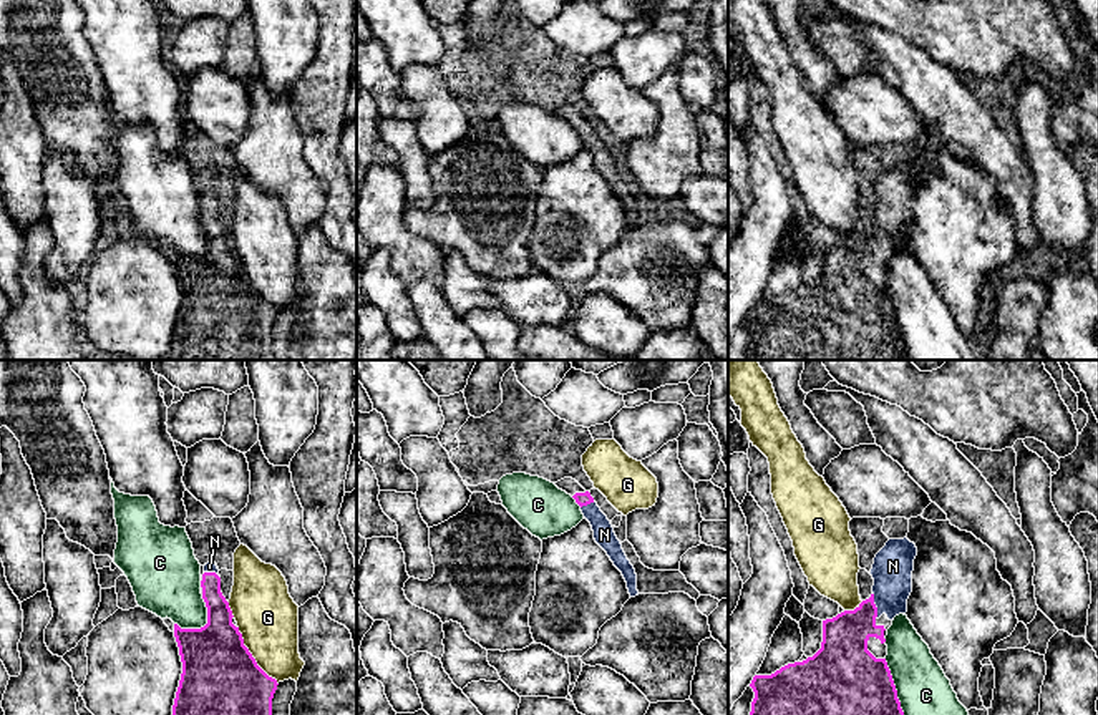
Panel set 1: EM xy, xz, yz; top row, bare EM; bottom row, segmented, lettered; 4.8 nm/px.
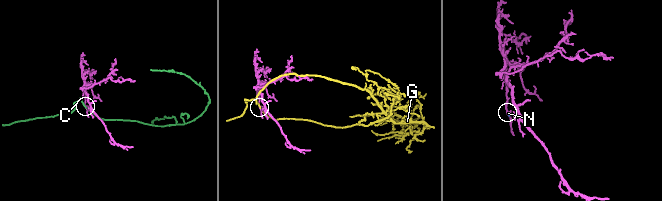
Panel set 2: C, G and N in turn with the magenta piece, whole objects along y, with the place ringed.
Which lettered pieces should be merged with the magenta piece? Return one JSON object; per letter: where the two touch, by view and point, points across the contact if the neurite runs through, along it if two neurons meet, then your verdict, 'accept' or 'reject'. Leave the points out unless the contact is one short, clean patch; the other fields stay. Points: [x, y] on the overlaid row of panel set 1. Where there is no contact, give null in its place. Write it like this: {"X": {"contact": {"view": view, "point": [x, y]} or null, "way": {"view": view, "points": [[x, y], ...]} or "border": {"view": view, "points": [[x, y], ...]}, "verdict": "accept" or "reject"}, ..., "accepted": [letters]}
{"C": {"contact": {"view": "xy", "point": [206, 624]}, "verdict": "reject"}, "G": {"contact": {"view": "xy", "point": [251, 656]}, "verdict": "reject"}, "N": {"contact": {"view": "yz", "point": [874, 604]}, "way": {"view": "yz", "points": [[845, 637], [874, 604], [893, 586], [893, 566]]}, "verdict": "accept"}, "accepted": ["N"]}

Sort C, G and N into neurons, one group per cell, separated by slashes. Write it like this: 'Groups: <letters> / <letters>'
Groups: C / G / N

